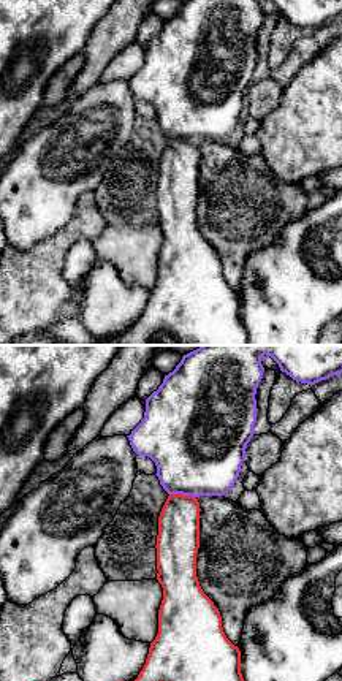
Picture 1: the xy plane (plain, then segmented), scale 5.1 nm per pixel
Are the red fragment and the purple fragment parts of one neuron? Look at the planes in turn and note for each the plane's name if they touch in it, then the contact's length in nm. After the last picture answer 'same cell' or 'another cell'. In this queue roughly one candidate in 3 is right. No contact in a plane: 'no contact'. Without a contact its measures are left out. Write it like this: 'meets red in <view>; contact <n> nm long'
meets red in xy; contact 140 nm long

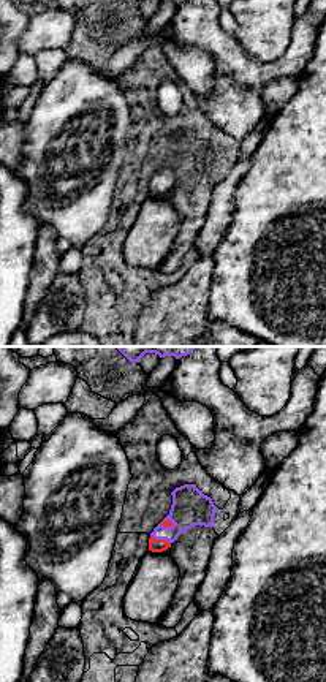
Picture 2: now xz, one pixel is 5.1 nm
meets red in xz; contact 110 nm long

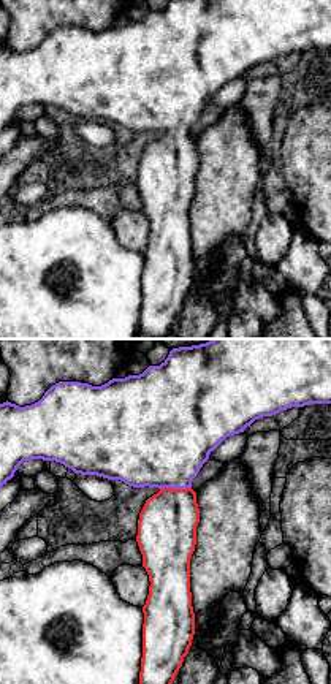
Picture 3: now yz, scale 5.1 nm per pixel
meets red in yz; contact 160 nm long

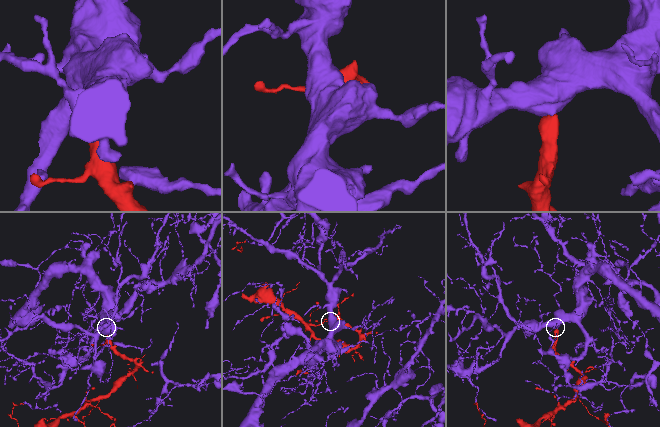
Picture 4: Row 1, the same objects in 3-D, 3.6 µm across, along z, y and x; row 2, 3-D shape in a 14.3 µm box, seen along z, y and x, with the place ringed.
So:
same cell

